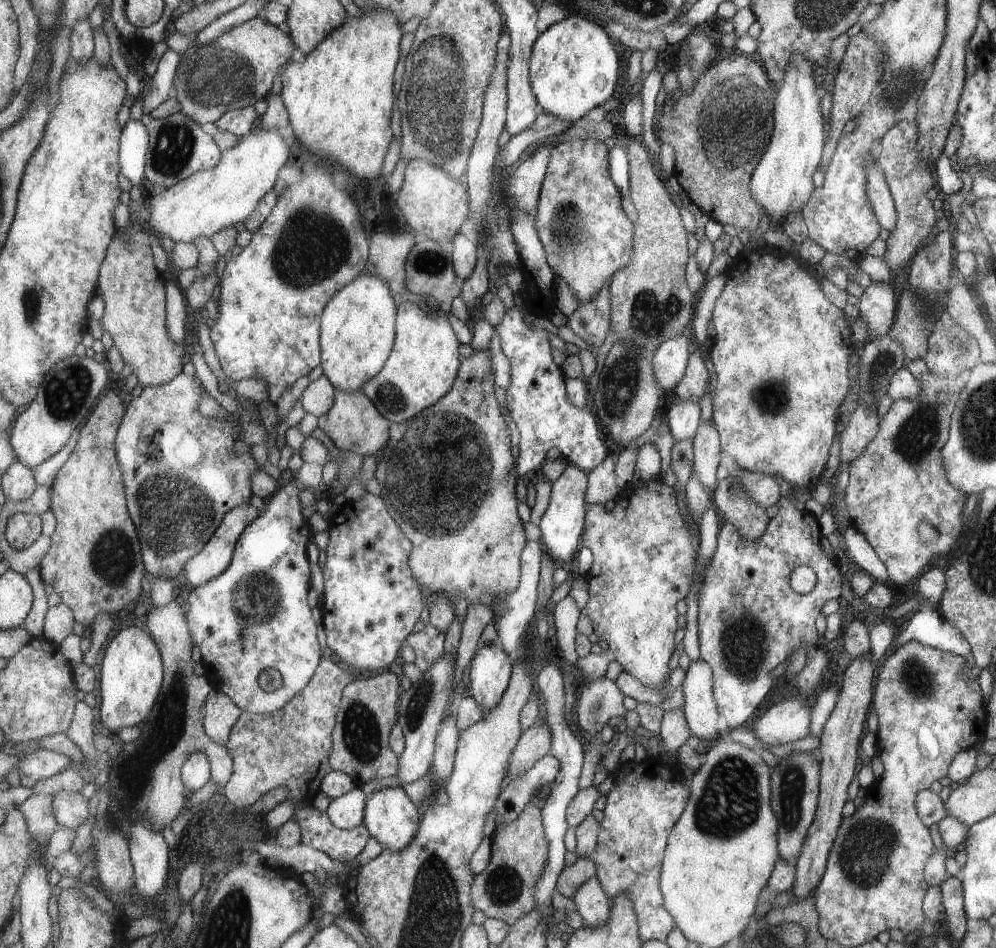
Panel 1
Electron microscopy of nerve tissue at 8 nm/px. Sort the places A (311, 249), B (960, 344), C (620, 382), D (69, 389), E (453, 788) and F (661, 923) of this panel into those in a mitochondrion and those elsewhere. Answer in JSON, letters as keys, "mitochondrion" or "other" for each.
{"A":"mitochondrion","B":"mitochondrion","C":"mitochondrion","D":"mitochondrion","E":"other","F":"other"}

